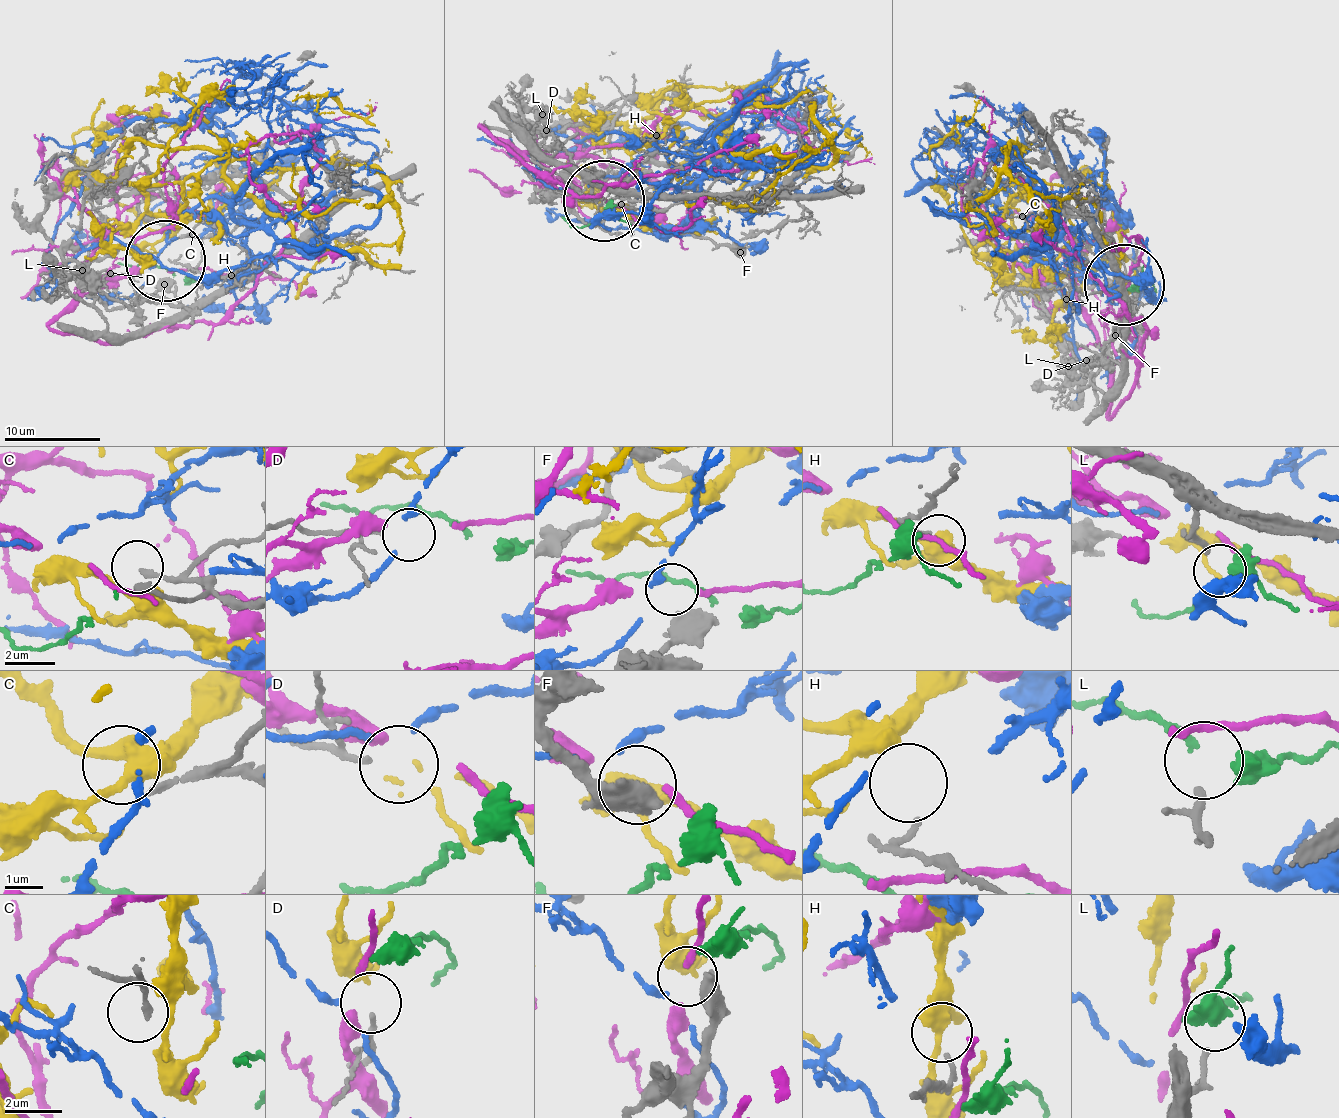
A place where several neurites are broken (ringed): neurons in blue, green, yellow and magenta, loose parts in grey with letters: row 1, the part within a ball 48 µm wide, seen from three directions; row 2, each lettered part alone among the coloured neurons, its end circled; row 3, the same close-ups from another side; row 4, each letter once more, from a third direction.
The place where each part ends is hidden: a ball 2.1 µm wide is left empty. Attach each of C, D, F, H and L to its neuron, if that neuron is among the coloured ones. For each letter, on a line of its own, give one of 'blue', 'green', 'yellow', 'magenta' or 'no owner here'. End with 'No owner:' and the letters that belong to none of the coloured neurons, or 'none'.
C: no owner here
D: no owner here
F: no owner here
H: no owner here
L: no owner here
No owner: C, D, F, H, L

